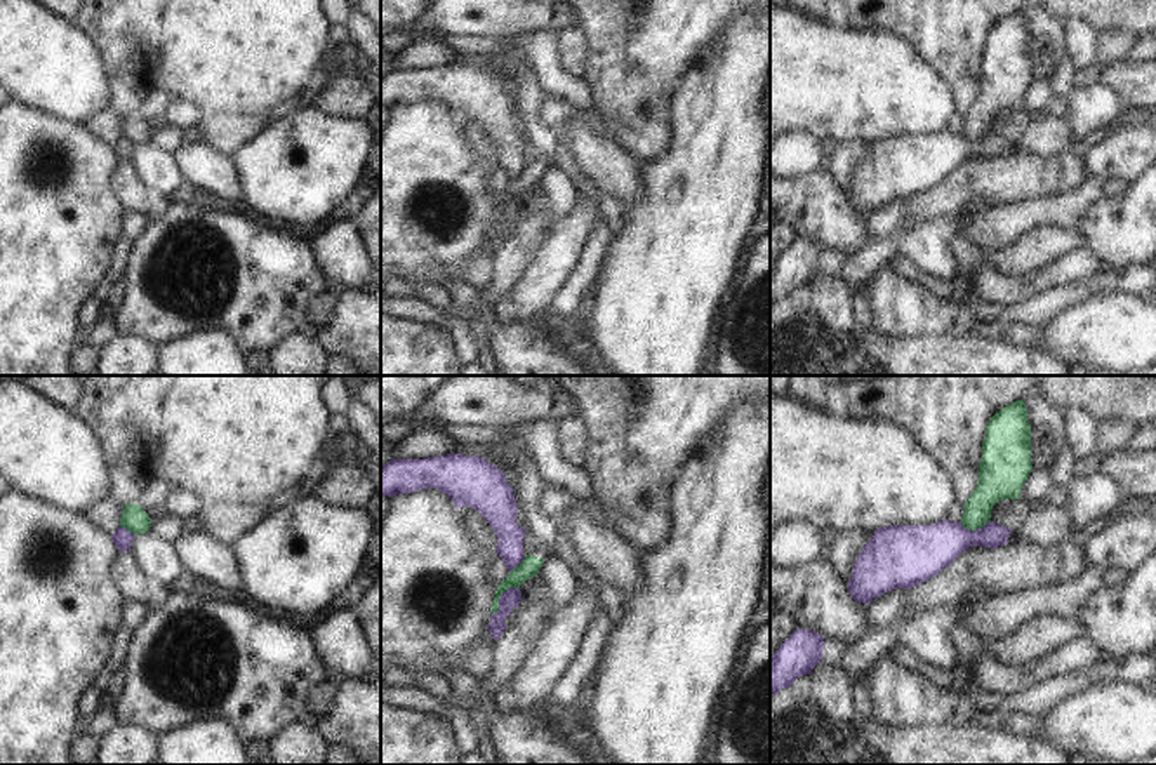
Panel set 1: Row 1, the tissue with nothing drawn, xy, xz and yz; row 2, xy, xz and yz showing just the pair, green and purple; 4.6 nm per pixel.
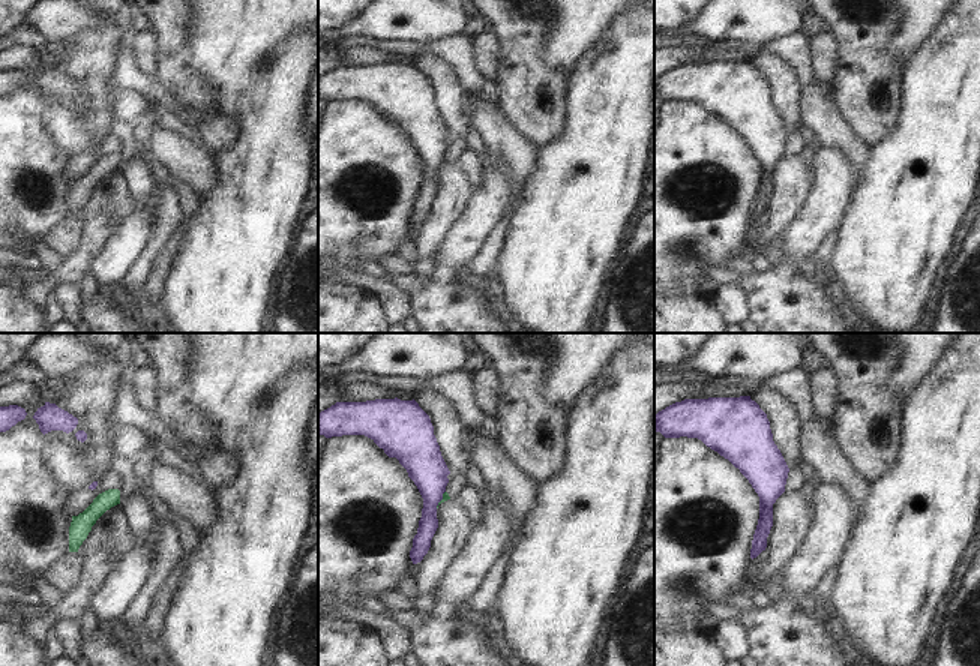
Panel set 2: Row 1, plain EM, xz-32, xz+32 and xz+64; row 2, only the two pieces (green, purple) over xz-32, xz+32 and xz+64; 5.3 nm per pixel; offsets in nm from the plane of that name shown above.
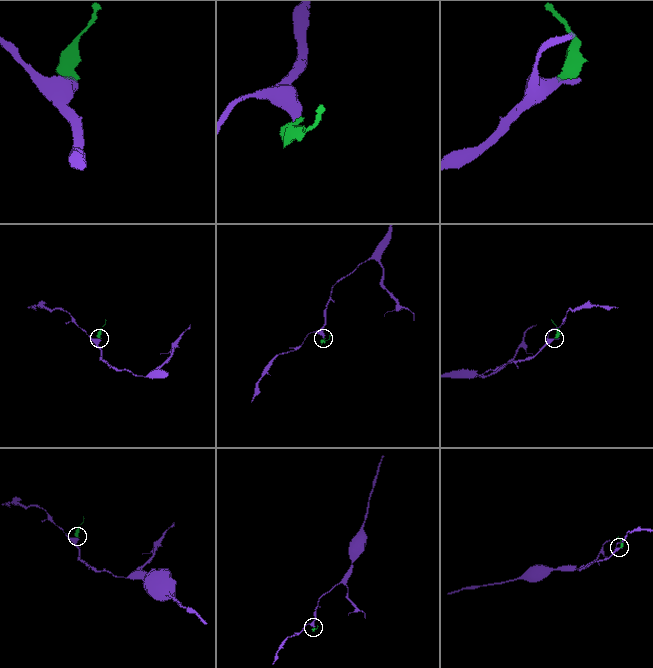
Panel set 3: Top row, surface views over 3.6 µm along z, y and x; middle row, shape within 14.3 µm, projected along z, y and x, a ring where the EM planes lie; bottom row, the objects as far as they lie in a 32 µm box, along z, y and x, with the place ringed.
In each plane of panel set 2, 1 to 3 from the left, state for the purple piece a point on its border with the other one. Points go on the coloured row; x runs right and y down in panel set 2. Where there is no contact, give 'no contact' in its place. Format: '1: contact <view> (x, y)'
1: no contact
2: contact xz+32 (441, 500)
3: no contact

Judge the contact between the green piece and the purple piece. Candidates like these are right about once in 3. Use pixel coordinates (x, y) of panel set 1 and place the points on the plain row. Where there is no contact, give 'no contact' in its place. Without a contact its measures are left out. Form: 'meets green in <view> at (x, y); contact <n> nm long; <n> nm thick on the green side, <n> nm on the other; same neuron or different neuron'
meets green in xz at (499, 207); contact 190 nm long; 90 nm thick on the green side, 90 nm on the other; different neuron

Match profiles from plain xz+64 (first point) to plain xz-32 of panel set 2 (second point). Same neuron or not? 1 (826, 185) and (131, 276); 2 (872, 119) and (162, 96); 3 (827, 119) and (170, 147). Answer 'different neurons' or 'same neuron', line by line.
1: different neurons
2: different neurons
3: same neuron

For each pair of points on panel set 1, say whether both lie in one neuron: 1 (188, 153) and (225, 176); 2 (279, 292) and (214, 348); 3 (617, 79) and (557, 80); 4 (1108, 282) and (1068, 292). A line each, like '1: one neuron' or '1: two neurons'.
1: one neuron
2: two neurons
3: two neurons
4: one neuron

